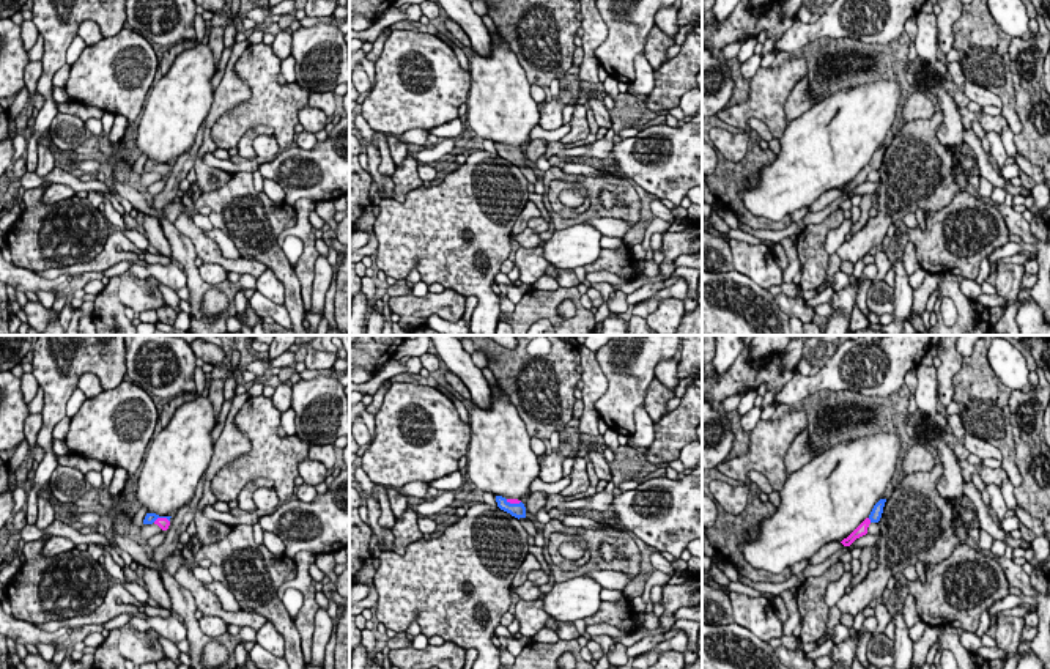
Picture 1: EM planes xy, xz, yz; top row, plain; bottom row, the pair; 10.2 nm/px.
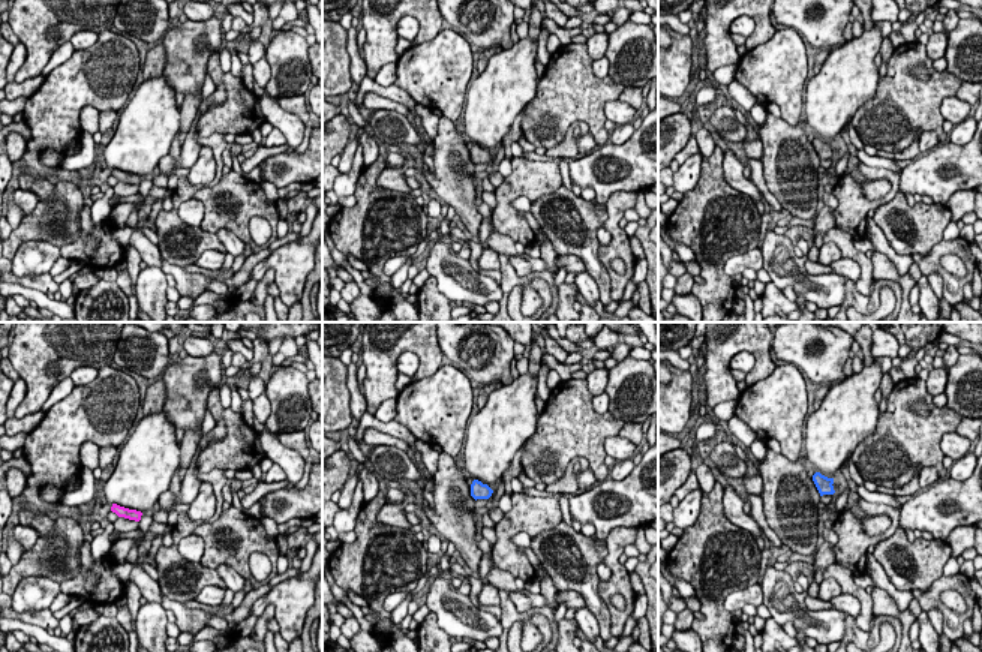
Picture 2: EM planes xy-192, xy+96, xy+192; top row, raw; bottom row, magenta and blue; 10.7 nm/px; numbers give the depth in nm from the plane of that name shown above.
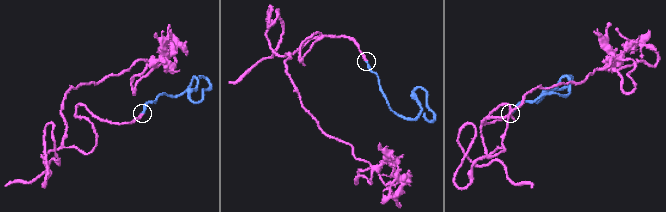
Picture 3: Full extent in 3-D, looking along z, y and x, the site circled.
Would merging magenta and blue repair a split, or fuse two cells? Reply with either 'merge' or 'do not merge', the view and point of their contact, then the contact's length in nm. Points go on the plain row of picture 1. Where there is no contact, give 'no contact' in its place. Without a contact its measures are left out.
merge; contact yz (869, 167); length 60 nm

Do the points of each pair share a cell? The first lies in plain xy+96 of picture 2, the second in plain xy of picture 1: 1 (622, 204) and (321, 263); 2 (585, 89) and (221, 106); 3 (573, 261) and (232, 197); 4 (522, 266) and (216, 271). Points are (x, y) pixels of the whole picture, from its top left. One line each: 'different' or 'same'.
1: different
2: different
3: different
4: same

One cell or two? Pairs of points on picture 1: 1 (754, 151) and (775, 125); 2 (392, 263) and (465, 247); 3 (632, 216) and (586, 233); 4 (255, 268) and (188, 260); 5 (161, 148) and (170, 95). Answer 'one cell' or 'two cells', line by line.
1: two cells
2: one cell
3: two cells
4: two cells
5: one cell

